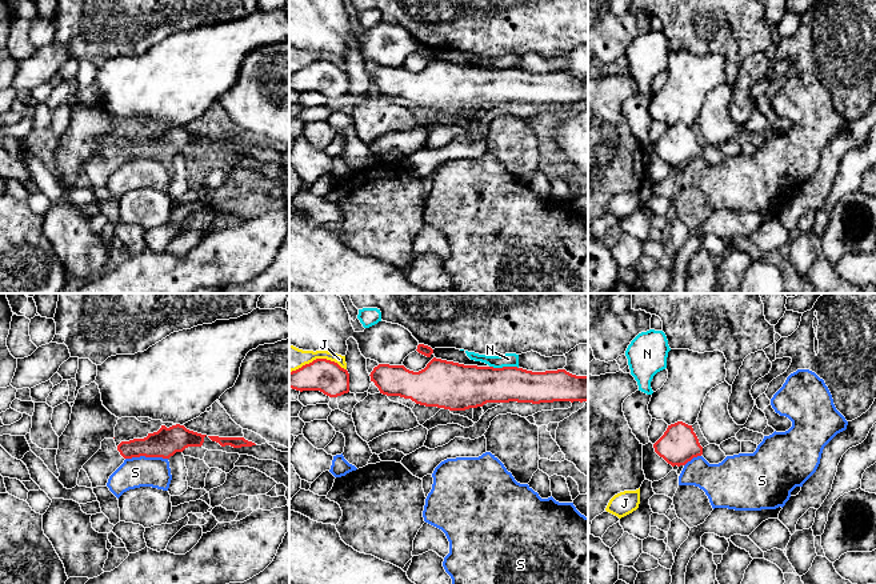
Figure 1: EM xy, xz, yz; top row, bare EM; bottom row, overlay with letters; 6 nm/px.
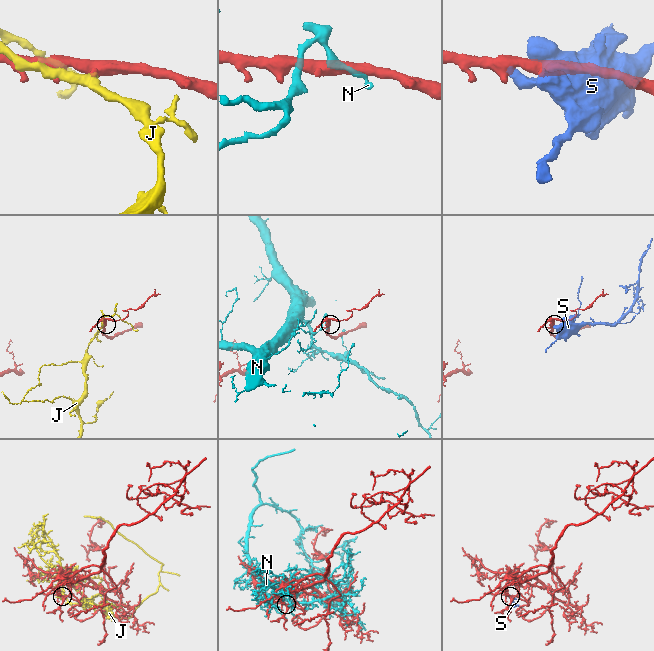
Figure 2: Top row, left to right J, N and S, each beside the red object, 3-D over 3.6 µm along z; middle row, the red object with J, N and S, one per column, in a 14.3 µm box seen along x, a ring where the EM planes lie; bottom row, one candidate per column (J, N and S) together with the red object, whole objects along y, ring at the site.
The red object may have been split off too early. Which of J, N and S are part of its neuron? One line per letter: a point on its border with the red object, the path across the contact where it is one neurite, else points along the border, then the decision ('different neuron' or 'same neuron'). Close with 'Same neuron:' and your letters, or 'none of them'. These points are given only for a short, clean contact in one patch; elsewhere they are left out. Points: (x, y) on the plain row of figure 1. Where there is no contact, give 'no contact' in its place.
J: meets red in xz at (318, 60); different neuron
N: meets red in xz at (504, 68); different neuron
S: meets red in xy at (146, 158); border along xy (167, 159), (132, 158), (126, 160); different neuron
Same neuron: none of them

